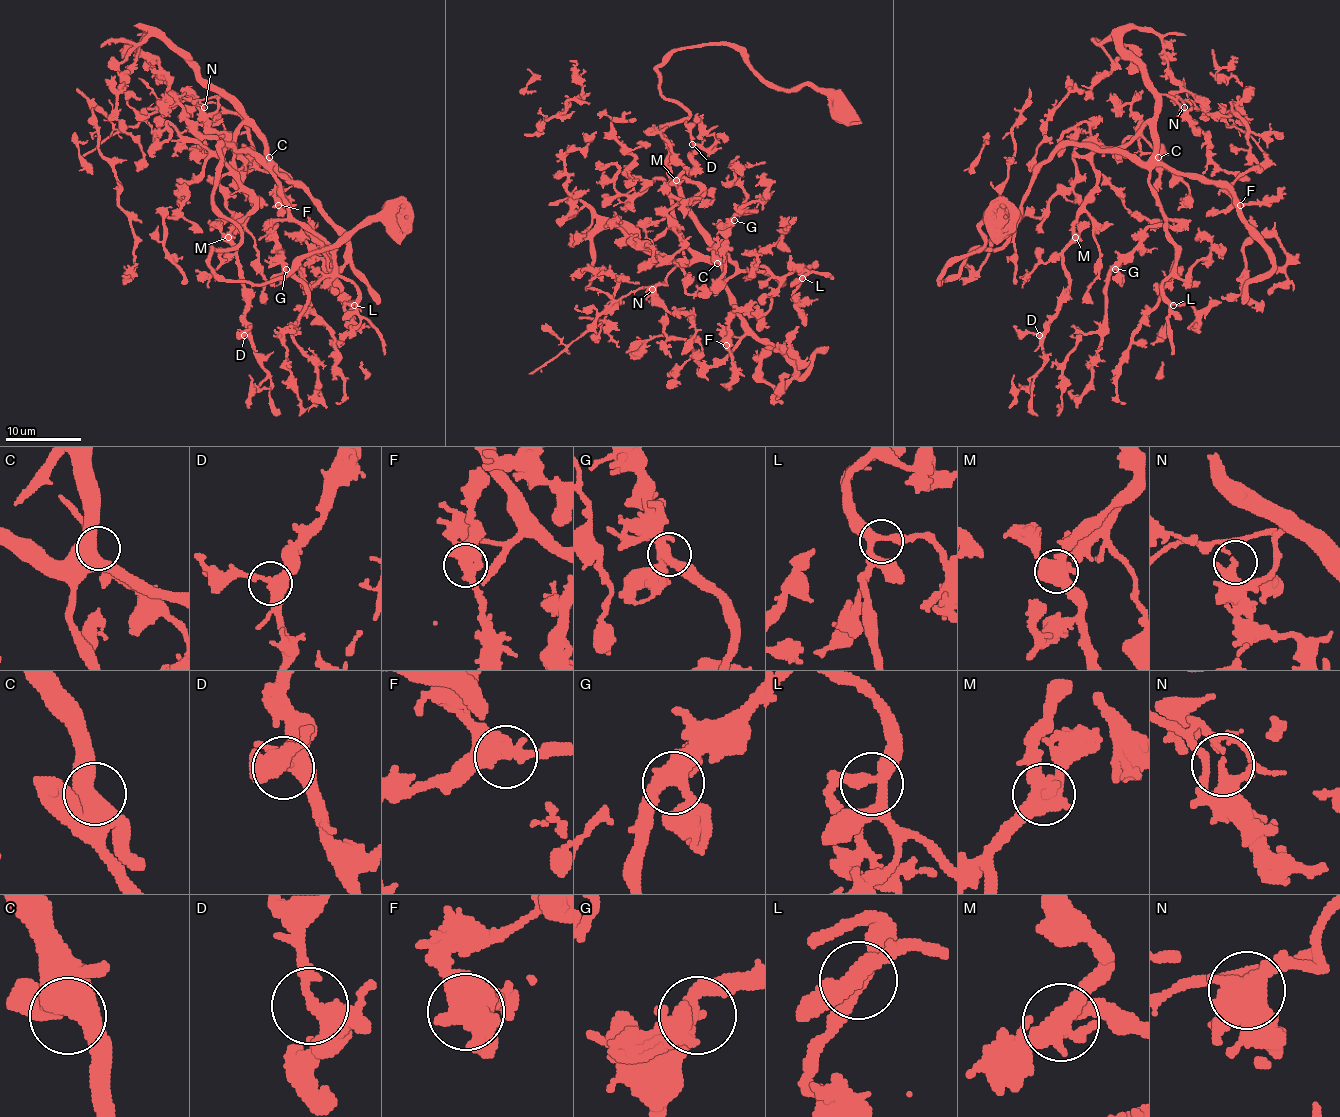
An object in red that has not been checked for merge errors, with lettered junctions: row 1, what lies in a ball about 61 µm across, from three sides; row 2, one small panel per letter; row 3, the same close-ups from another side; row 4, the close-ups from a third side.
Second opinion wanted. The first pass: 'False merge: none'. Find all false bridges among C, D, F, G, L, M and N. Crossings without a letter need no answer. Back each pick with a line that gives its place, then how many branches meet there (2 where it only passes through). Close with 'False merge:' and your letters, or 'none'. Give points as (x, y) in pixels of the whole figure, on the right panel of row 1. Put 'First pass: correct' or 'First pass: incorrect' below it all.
N: (1184, 107) | 3
False merge: N
First pass: incorrect

